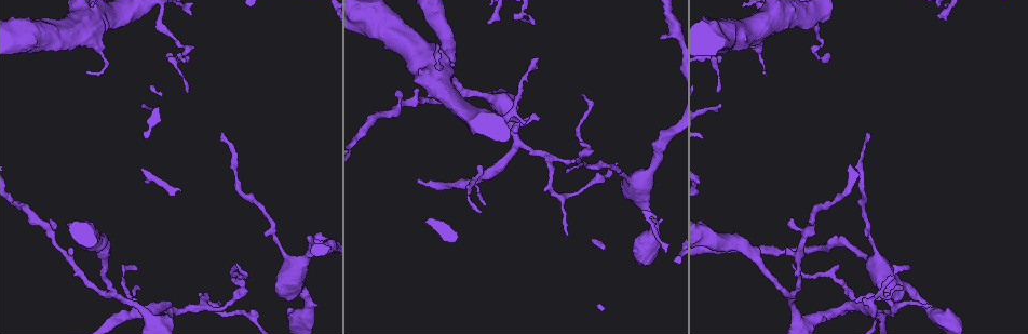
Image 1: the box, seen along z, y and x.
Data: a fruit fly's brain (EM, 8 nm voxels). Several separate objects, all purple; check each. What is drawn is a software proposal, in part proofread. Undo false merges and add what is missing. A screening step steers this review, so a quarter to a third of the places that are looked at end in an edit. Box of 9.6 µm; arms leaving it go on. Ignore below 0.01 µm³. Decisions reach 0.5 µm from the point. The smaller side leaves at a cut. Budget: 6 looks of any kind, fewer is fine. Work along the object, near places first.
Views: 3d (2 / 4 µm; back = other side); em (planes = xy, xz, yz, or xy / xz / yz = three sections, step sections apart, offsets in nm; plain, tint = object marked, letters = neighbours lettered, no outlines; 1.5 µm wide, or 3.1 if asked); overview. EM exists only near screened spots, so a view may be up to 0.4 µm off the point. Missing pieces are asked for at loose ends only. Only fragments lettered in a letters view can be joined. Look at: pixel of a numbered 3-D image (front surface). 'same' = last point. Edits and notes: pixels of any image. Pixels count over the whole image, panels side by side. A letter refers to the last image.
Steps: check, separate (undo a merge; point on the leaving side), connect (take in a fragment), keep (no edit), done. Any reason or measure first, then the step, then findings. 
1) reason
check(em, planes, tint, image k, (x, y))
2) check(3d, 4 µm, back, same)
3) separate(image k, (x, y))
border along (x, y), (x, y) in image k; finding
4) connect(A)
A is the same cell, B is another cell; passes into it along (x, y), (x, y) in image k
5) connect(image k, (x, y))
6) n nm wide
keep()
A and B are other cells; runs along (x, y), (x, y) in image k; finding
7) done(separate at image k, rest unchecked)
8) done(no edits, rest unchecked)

an open end
check(3d, 2 µm, image 1, (220, 134))

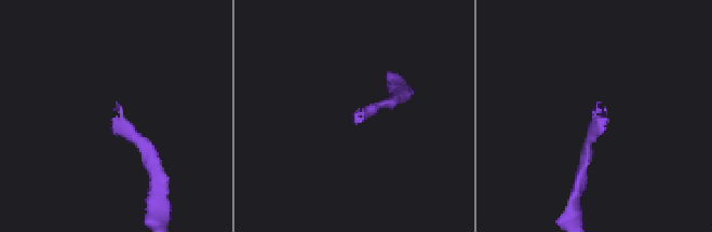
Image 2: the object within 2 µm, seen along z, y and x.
shape alone is not enough
check(em, planes, letters, image 2, (117, 102))

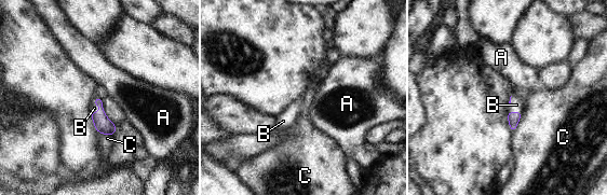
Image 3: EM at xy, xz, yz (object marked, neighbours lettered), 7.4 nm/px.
C touches over 180 nm
connect(B)
B is the same cell, A and C are other cells; the neuron continues

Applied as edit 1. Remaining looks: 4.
check(overview)

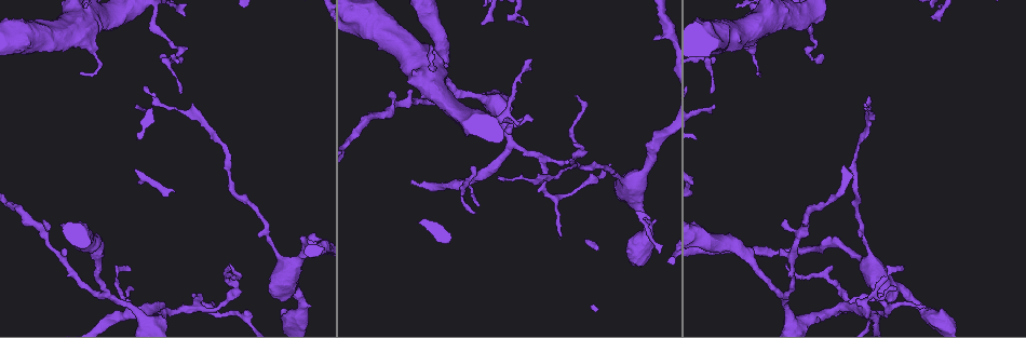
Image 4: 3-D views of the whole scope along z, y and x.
tapers out
check(em, planes, plain, image 4, (179, 93))

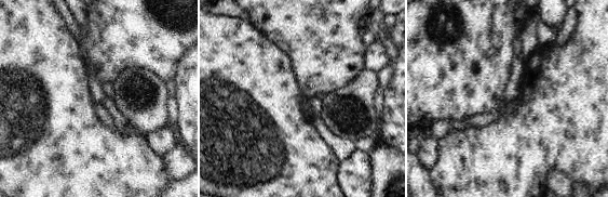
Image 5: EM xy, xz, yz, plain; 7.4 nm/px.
see the neighbours
check(em, planes, letters, same)

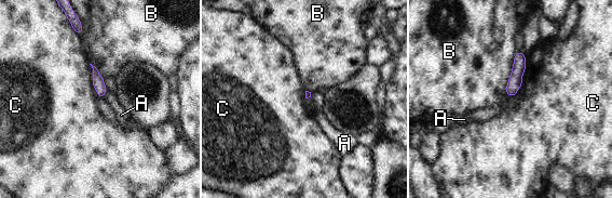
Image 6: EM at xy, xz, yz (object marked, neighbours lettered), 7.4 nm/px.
keep()
A, B and C are other cells; runs along (519, 55), (519, 67), (510, 93) in image 6; no lettered fragment goes on from it

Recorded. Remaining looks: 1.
done(connect at image 3, rest unchecked)

